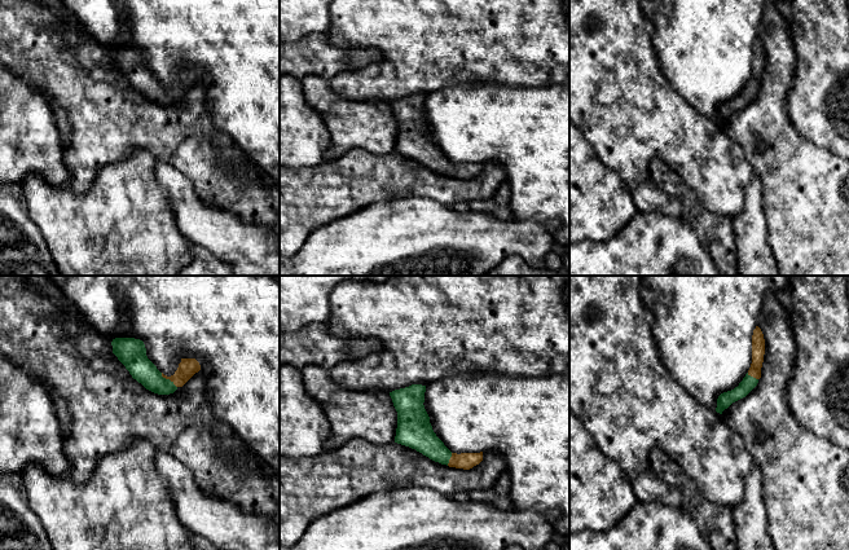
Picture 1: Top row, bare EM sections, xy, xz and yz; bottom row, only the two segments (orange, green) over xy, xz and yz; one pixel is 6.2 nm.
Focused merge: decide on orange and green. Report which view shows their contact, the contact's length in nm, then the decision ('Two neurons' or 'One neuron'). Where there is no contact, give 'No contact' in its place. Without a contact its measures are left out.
Touches orange in xy. Shared border 140 nm. One neuron

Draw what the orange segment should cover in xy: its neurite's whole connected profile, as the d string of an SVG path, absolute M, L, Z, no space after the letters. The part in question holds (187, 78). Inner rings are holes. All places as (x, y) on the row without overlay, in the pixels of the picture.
M115 48L111 56L113 63L126 76L132 88L146 100L158 105L173 104L201 80L201 75L195 69L181 69L175 84L167 87L148 69L142 50L135 48Z

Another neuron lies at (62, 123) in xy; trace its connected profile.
M53 100L49 101L49 105L53 110L56 126L58 128L60 136L61 136L61 144L63 148L67 148L70 144L70 122L67 114L58 106L58 104Z

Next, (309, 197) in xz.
M352 149L339 159L326 159L314 167L280 167L280 254L295 255L313 230L371 203L427 197L452 207L469 201L488 201L505 181L505 168L494 160L484 160L479 175L463 180L435 172L397 153L377 155L365 149Z

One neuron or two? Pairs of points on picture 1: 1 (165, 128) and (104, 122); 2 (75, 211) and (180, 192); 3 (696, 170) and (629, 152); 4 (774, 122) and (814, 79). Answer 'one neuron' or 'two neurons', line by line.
1: one neuron
2: two neurons
3: one neuron
4: two neurons

